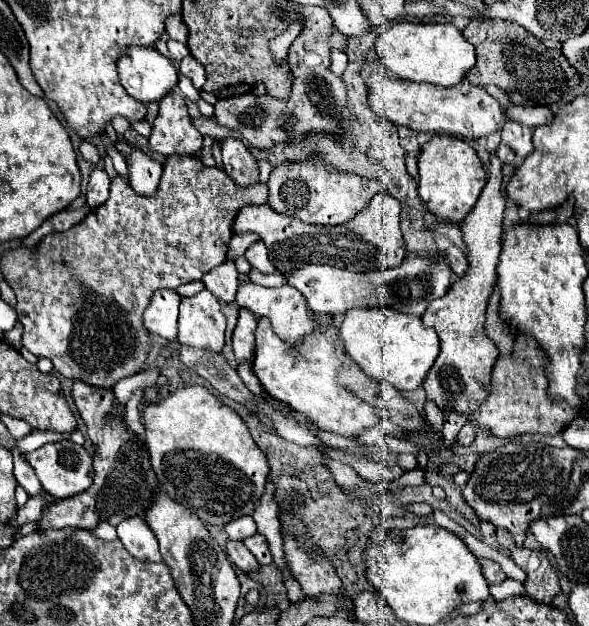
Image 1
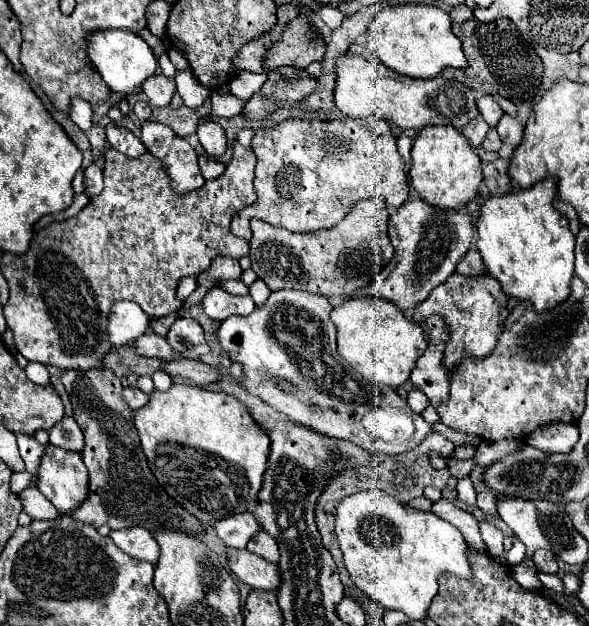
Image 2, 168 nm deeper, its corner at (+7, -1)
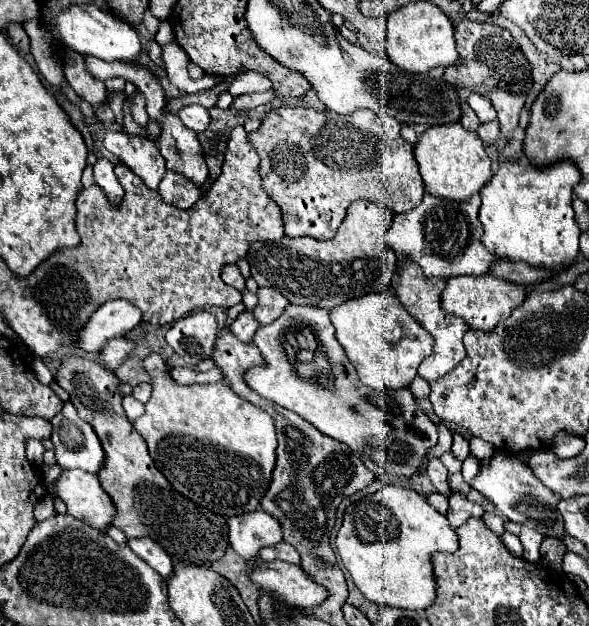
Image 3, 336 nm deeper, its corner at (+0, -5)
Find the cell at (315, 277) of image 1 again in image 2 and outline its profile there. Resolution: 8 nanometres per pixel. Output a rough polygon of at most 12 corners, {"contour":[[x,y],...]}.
{"contour":[[414,198],[390,214],[394,258],[366,294],[406,312],[472,246],[466,210]]}

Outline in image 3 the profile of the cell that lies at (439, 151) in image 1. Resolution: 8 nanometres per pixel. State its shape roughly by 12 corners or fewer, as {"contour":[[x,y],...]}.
{"contour":[[433,126],[415,144],[425,190],[463,202],[493,176],[475,132]]}

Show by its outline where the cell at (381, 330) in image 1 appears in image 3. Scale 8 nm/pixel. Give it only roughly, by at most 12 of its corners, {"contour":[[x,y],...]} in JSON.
{"contour":[[391,292],[331,310],[371,388],[407,388],[431,334]]}

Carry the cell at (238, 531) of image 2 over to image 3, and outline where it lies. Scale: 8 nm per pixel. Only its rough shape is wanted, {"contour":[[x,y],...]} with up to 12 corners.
{"contour":[[263,510],[227,520],[229,544],[245,560],[283,540]]}

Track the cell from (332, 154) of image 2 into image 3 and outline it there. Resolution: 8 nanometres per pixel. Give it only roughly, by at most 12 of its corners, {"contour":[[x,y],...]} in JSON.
{"contour":[[271,110],[249,140],[285,235],[425,192],[399,120]]}

